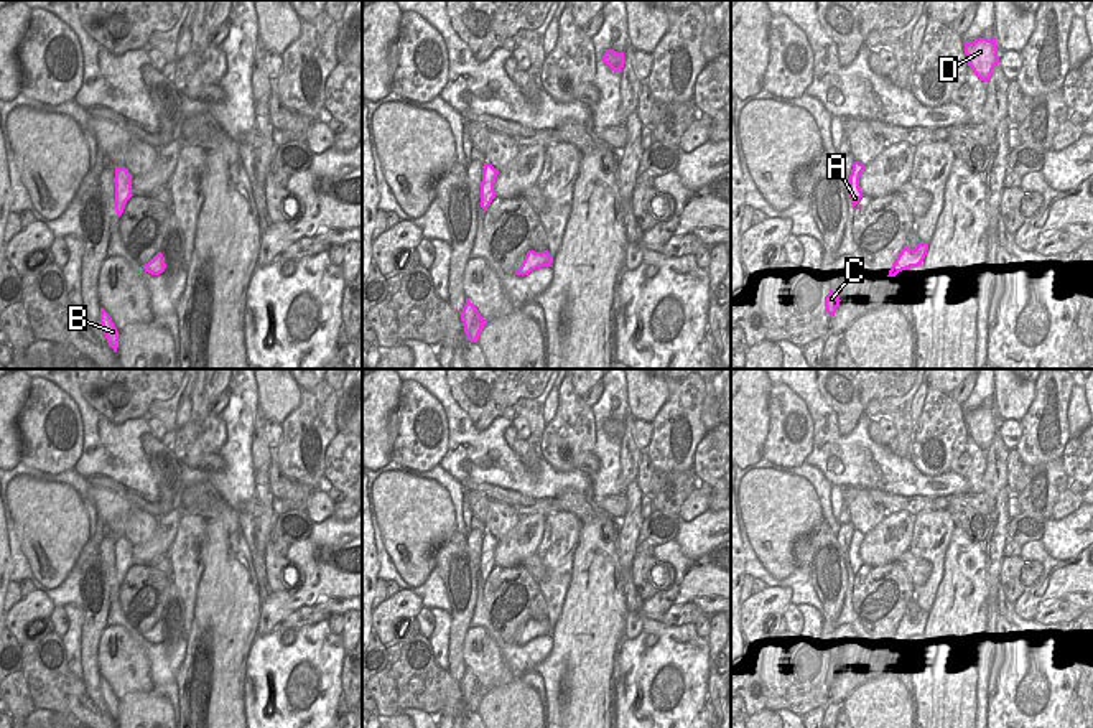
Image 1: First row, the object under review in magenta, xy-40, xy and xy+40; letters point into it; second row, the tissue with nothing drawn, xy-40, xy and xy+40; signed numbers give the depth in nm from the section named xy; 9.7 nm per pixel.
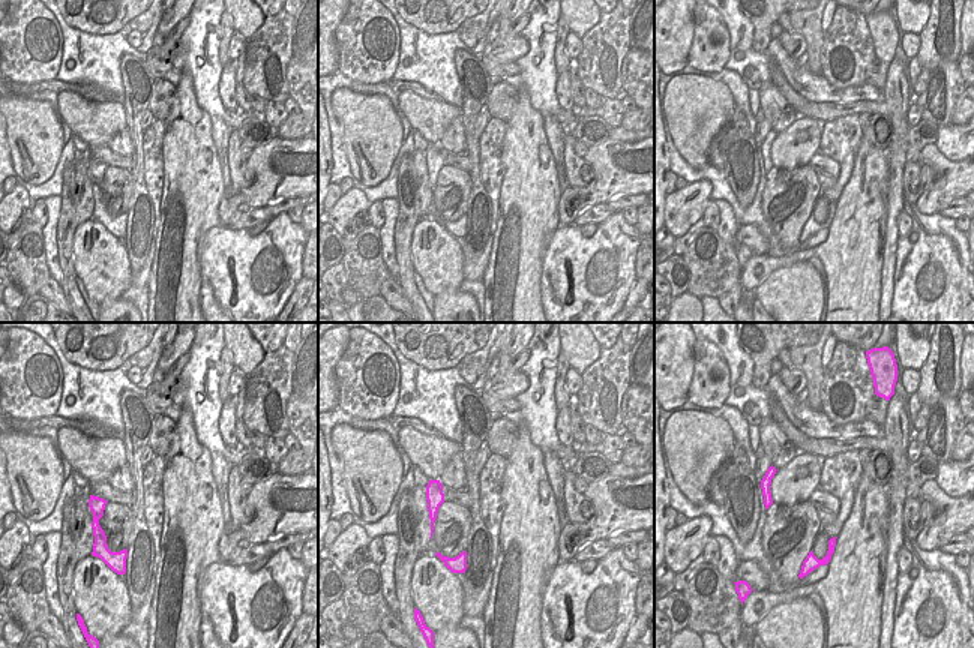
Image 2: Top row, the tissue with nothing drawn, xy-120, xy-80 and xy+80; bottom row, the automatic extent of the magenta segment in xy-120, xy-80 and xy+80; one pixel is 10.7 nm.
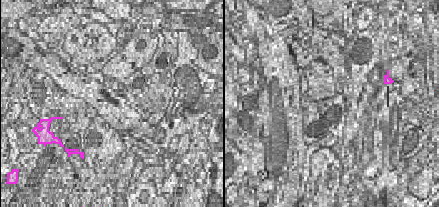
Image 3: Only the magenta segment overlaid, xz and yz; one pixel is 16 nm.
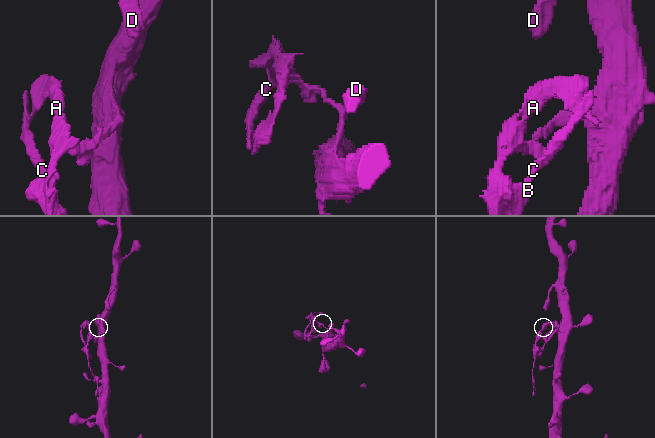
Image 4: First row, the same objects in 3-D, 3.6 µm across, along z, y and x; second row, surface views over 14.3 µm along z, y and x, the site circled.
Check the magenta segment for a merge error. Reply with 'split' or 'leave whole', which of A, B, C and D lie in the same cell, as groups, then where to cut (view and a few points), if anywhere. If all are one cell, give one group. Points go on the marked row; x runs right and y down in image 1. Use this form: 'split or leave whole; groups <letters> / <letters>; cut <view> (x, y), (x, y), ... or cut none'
split; groups A B C / D; cut xy+40 (911, 249), (922, 261)

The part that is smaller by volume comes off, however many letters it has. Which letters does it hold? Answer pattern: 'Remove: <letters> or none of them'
Remove: A, B, C

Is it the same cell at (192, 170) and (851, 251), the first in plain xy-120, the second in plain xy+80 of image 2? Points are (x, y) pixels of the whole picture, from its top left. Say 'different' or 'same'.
same

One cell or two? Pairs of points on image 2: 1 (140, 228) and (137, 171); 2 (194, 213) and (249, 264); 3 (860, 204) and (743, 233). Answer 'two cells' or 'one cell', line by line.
1: one cell
2: two cells
3: two cells

